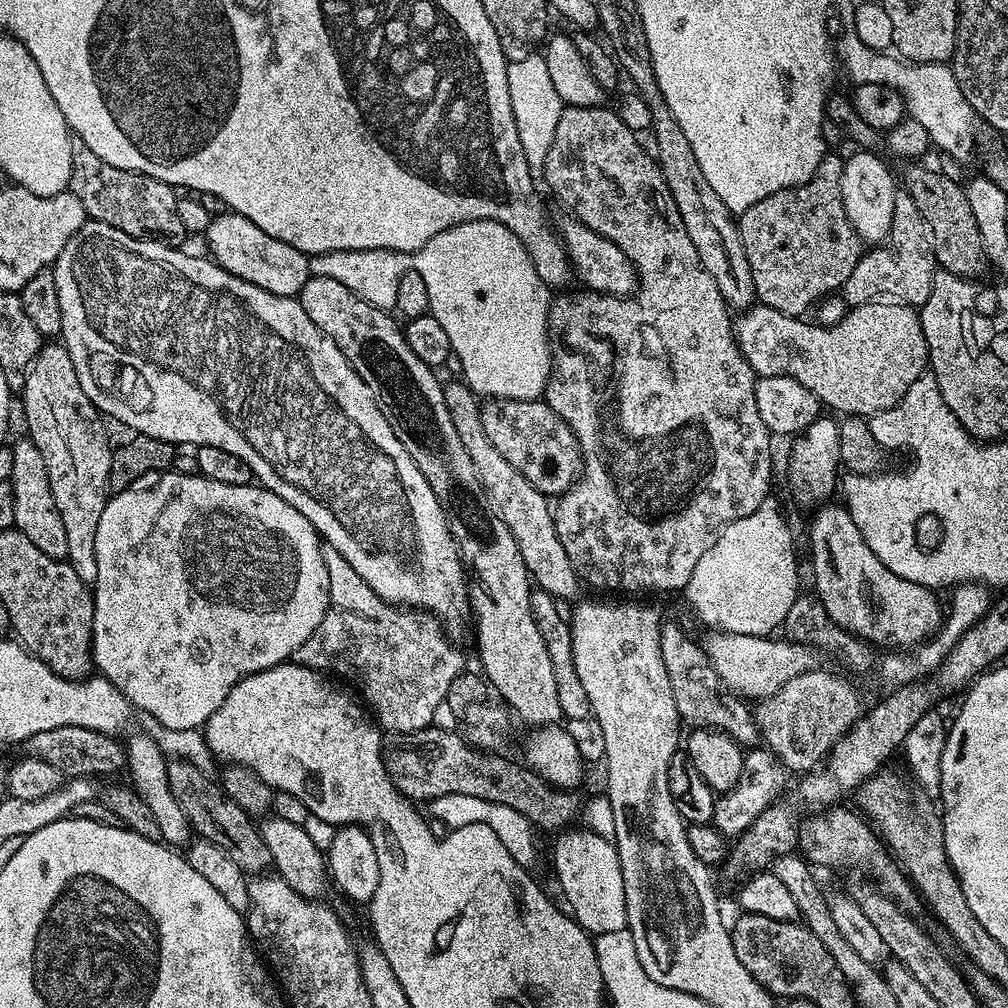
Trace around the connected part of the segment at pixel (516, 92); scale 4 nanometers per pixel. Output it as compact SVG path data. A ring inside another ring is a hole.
M533 54L521 60L511 61L508 66L508 85L510 106L514 122L518 126L518 139L522 141L522 150L530 158L542 158L550 150L550 142L554 142L558 118L566 107L558 98L558 90L554 90L554 82L546 70L543 55Z

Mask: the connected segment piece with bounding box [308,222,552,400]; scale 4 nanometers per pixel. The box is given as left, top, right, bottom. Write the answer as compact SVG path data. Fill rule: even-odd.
M469 222L467 224L456 224L448 228L442 234L430 238L417 252L391 252L389 248L375 248L374 250L338 250L337 252L318 252L309 259L308 270L311 275L324 278L334 278L334 282L342 282L346 290L358 294L370 306L392 310L396 307L396 295L398 294L398 282L404 272L414 271L422 274L426 282L426 290L430 294L430 314L442 322L446 335L452 343L452 355L464 367L462 378L464 382L480 398L495 398L498 400L539 400L544 395L544 387L548 384L548 371L552 368L552 349L548 342L548 305L550 303L550 292L545 285L541 284L538 274L534 270L534 262L528 251L522 246L522 242L504 224L495 222Z

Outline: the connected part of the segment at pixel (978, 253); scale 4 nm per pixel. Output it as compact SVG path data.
M922 162L907 163L904 168L906 188L922 209L923 216L934 235L934 248L937 265L945 271L968 274L984 256L981 234L978 232L977 218L970 206L967 189L946 174L936 172Z

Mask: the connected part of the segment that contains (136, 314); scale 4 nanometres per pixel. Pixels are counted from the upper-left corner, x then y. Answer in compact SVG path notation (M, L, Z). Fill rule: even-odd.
M95 222L84 223L70 242L66 242L62 254L58 254L54 271L58 306L62 306L62 345L70 354L82 390L101 414L118 418L120 425L125 429L133 428L133 433L165 440L173 446L218 446L218 450L226 450L242 458L242 462L250 466L253 477L306 517L319 532L321 541L327 547L338 550L338 554L342 554L342 558L358 570L366 586L370 586L370 590L374 590L374 594L382 597L387 604L408 610L427 610L444 622L467 614L469 577L460 546L452 537L450 516L445 505L434 494L422 470L418 470L414 458L410 458L406 446L398 442L398 432L386 418L372 387L352 369L342 350L338 350L338 346L334 346L334 342L322 334L314 322L310 322L299 299L270 294L270 290L262 290L262 286L254 286L230 274L211 258L203 260L200 256L187 256L180 248L169 248L157 240L139 240L130 234L122 234L122 230L114 230L114 226Z

